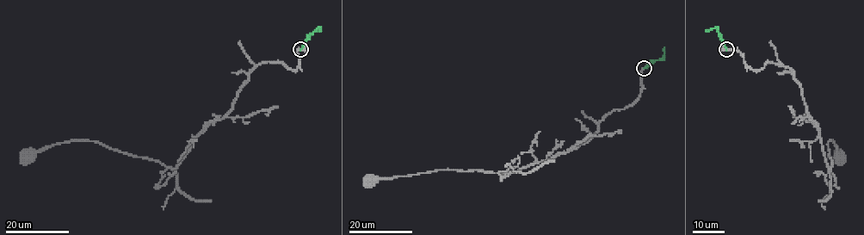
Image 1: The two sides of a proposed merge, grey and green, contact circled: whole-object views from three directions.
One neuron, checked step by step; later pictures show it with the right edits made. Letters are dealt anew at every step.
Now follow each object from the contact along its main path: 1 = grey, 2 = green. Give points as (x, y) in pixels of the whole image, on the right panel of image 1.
1: (726, 49), (738, 52), (756, 71), (768, 62), (787, 66), (818, 129), (830, 170), (829, 140), (839, 155)
2: (726, 49), (715, 27), (706, 31)

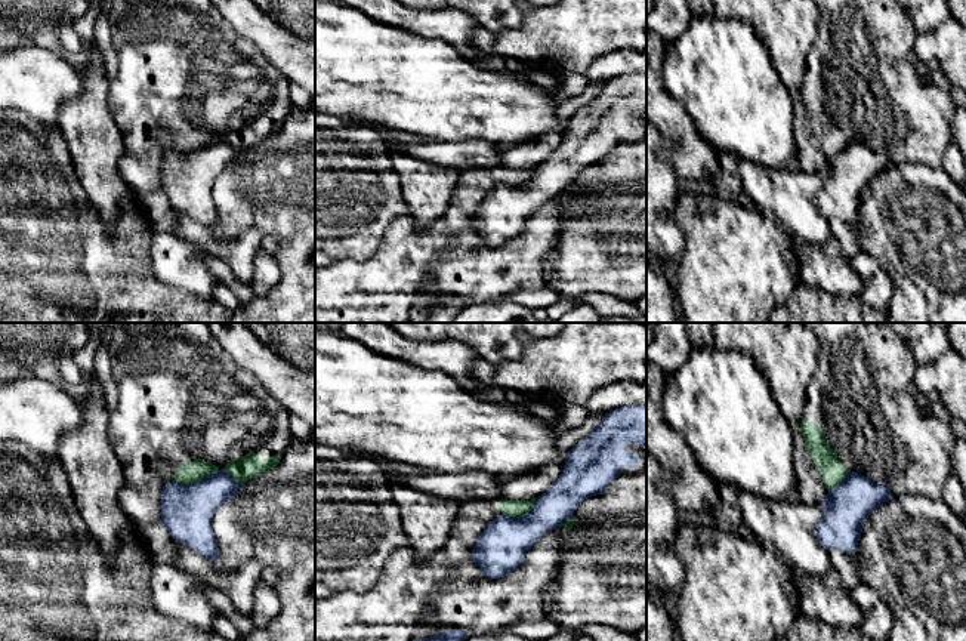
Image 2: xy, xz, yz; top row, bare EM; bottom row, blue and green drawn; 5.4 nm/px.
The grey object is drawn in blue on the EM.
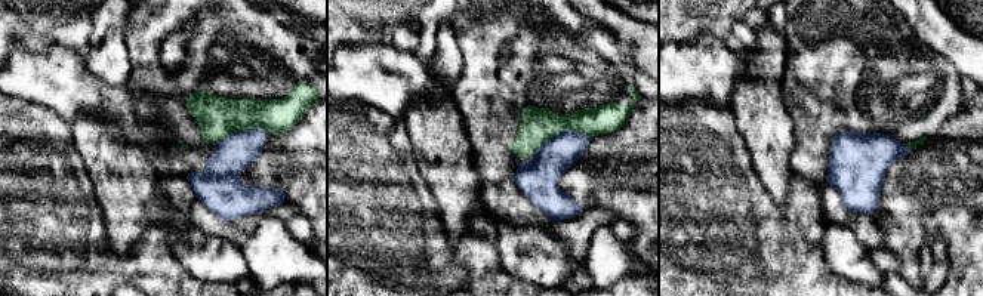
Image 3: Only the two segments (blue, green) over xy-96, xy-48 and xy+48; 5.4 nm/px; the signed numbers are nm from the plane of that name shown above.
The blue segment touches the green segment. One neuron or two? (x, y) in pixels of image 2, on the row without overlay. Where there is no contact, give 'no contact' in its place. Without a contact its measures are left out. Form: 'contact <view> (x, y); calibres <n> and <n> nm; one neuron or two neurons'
contact xy (197, 150); calibres 280 and 110 nm; two neurons

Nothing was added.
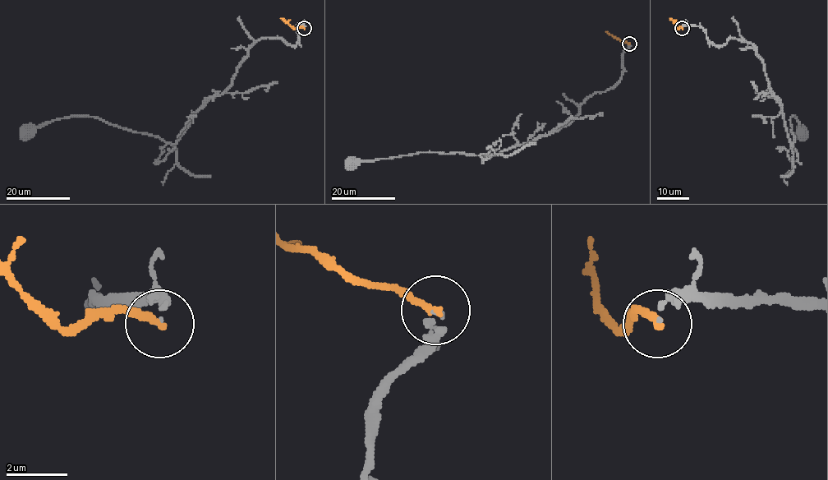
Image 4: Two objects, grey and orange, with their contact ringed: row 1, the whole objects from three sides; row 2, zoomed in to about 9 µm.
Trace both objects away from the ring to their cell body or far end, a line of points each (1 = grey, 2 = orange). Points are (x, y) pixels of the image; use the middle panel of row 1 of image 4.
1: (629, 43), (614, 85), (589, 95), (567, 125), (529, 143), (492, 155), (422, 152), (351, 163)
2: (629, 43), (606, 32)

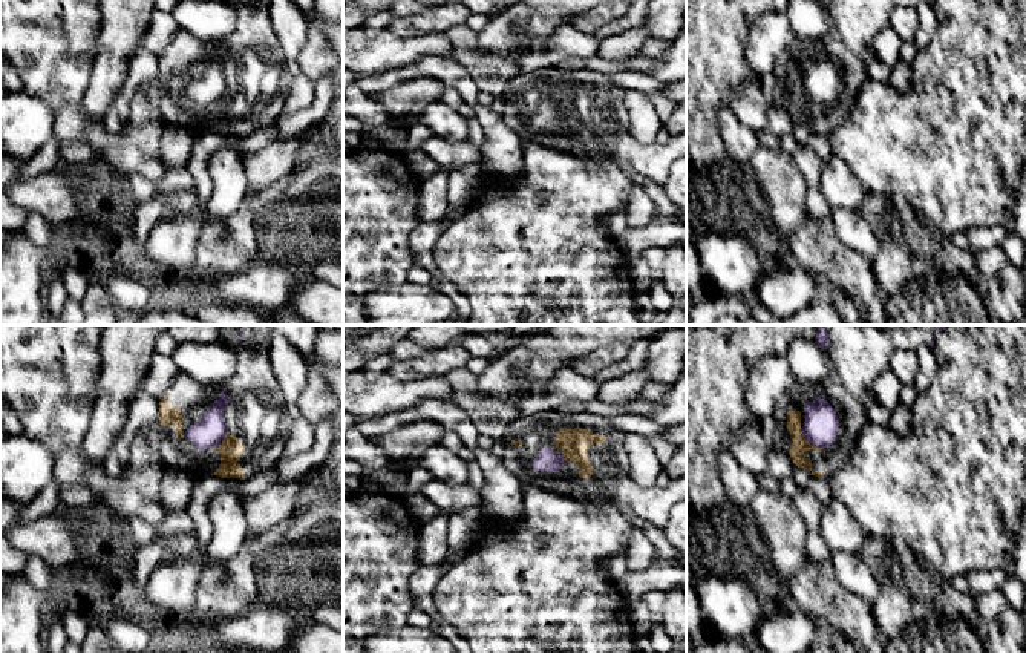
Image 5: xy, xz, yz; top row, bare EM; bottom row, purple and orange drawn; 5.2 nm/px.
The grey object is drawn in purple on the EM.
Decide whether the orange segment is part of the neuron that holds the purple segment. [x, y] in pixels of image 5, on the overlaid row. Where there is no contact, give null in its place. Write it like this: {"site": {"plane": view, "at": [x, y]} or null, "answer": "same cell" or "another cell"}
{"site": {"plane": "yz", "at": [804, 436]}, "answer": "same cell"}

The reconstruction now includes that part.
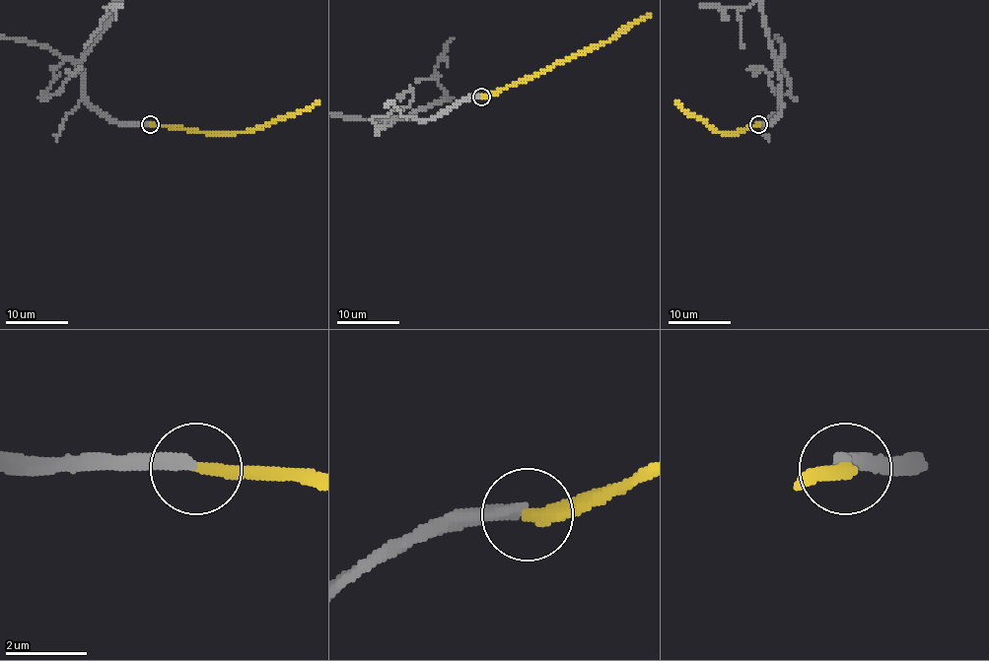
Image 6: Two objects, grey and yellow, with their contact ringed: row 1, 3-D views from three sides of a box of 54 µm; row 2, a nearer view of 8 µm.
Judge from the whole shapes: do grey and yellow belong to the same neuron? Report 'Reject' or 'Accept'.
Reject

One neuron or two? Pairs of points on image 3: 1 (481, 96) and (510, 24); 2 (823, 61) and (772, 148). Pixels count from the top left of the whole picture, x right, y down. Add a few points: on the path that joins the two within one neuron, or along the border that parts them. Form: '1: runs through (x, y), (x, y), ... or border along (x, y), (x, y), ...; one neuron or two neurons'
1: runs through (483, 79), (483, 51), (492, 42); one neuron
2: border along (782, 83), (795, 135), (789, 153); two neurons

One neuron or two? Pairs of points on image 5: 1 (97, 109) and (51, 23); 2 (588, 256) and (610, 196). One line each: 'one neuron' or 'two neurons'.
1: two neurons
2: one neuron

